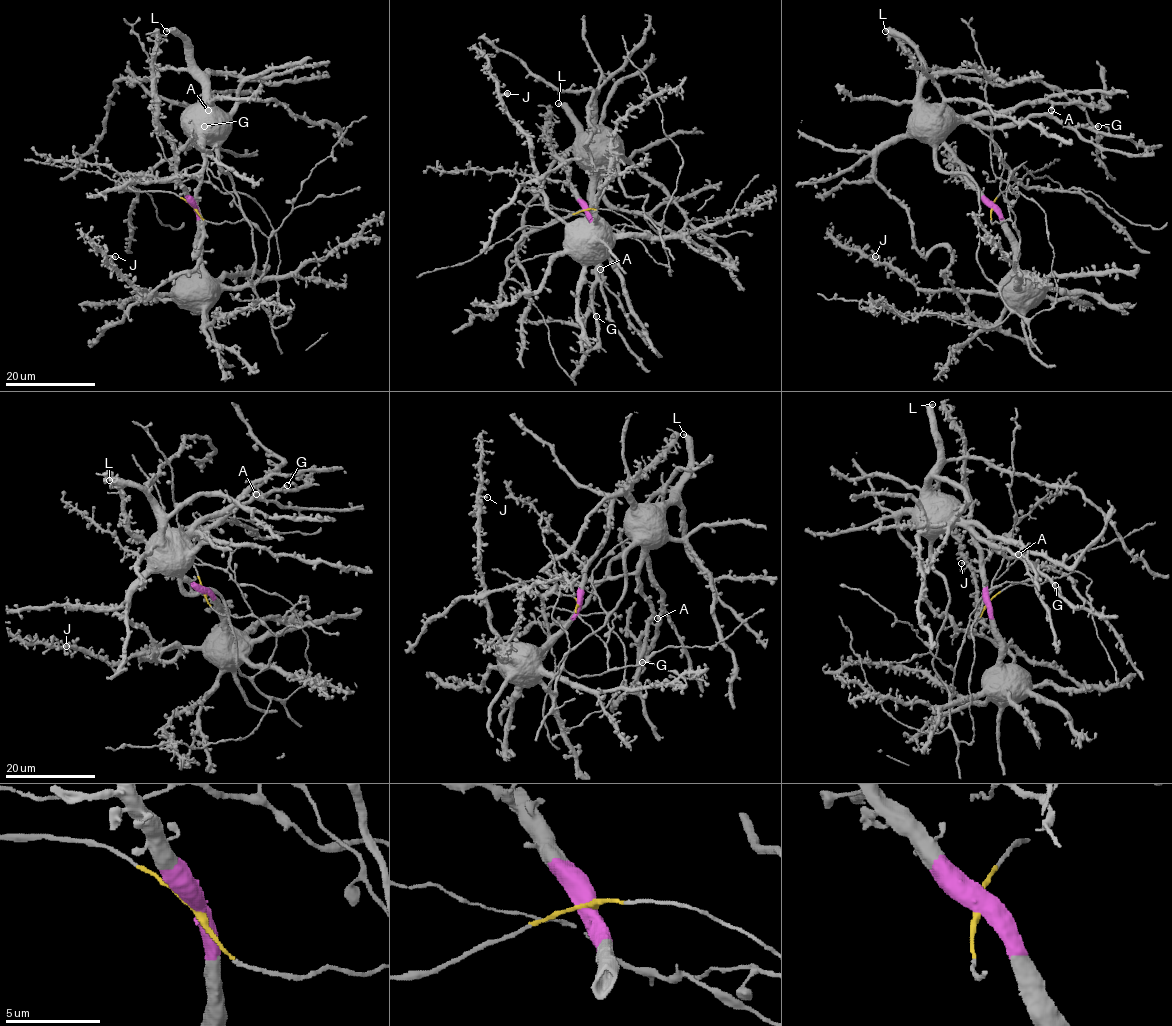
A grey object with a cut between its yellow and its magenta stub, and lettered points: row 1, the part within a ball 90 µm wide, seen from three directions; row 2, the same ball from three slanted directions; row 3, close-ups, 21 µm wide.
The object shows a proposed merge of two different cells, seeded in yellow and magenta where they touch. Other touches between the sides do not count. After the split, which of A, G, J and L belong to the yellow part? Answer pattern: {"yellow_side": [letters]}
{"yellow_side": ["A", "G", "L"]}

